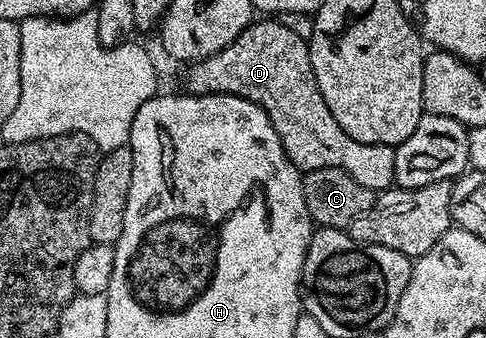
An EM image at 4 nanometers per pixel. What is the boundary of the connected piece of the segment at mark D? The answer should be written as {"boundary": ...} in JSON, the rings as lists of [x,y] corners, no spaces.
{"boundary":[[[264,16],[261,19],[261,22],[249,22],[248,27],[230,45],[214,52],[214,56],[191,63],[187,67],[188,75],[184,78],[183,89],[190,94],[237,94],[239,98],[245,98],[261,106],[266,116],[270,116],[270,124],[274,124],[274,132],[278,132],[278,140],[282,140],[286,156],[301,172],[336,166],[354,176],[354,180],[358,180],[362,188],[370,188],[374,192],[393,189],[396,181],[395,149],[382,144],[362,144],[346,136],[338,120],[334,120],[334,112],[330,112],[330,108],[326,108],[326,100],[322,100],[322,92],[314,80],[306,39],[298,36],[275,17]]]}

